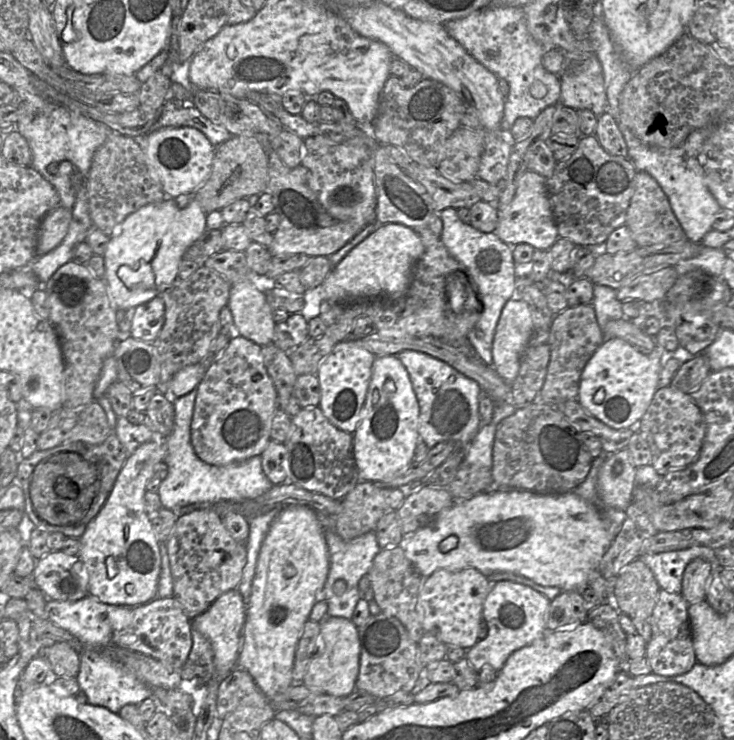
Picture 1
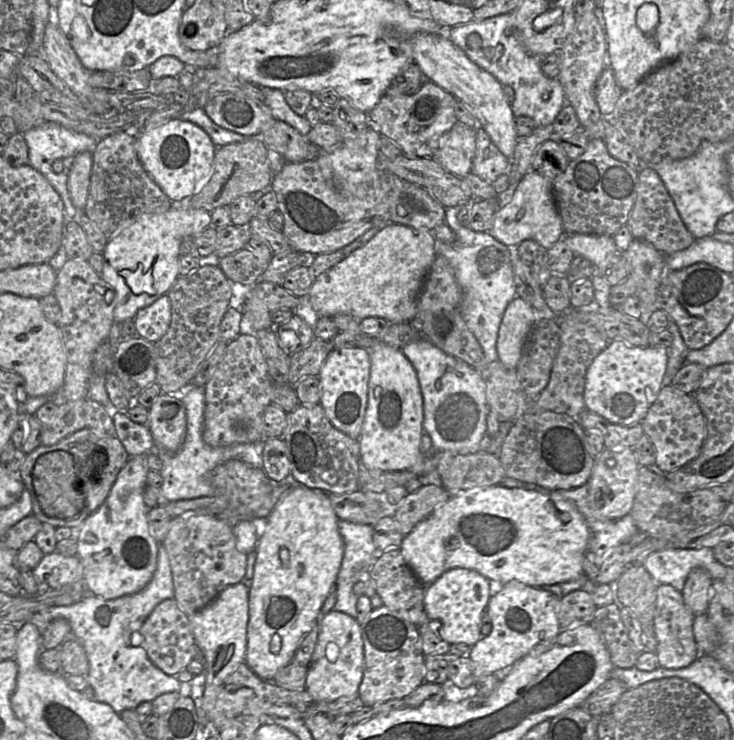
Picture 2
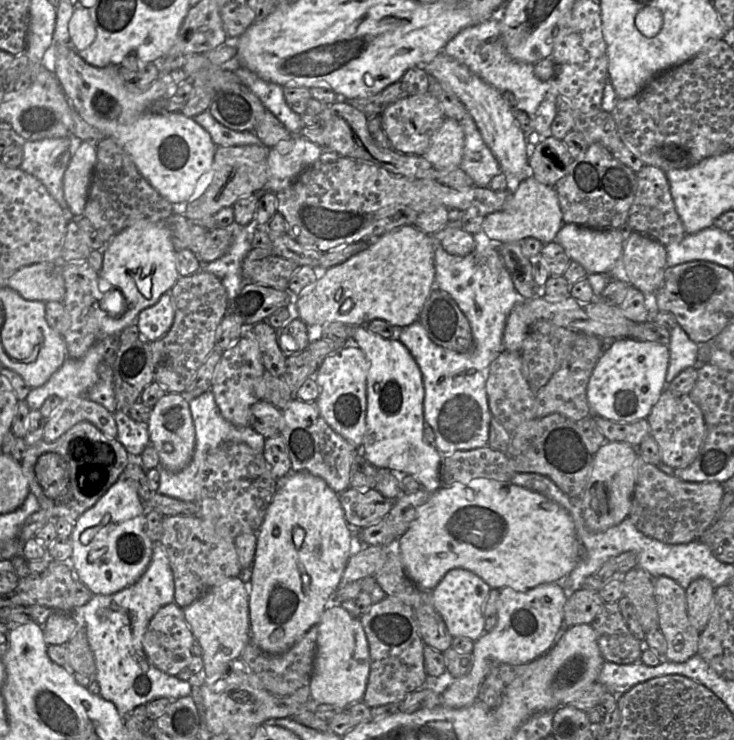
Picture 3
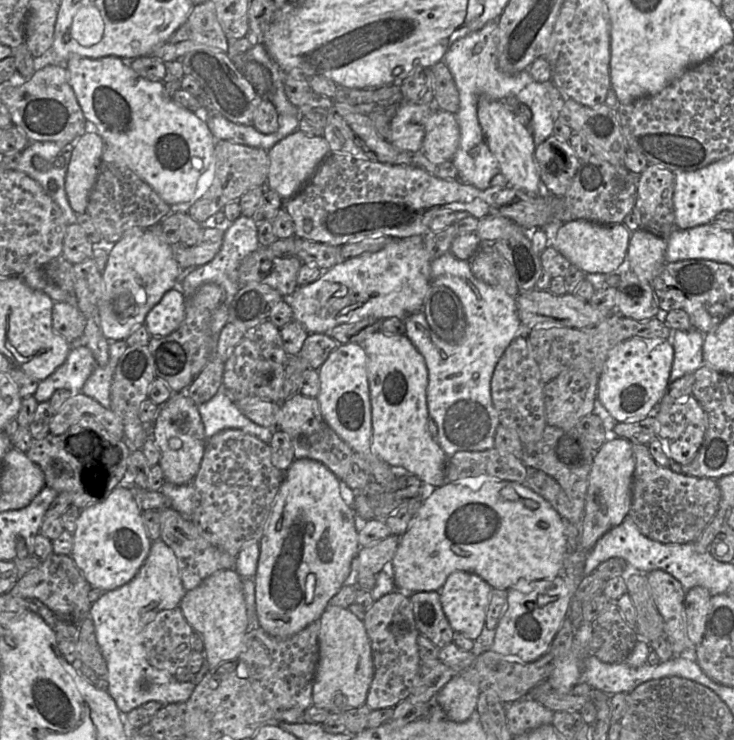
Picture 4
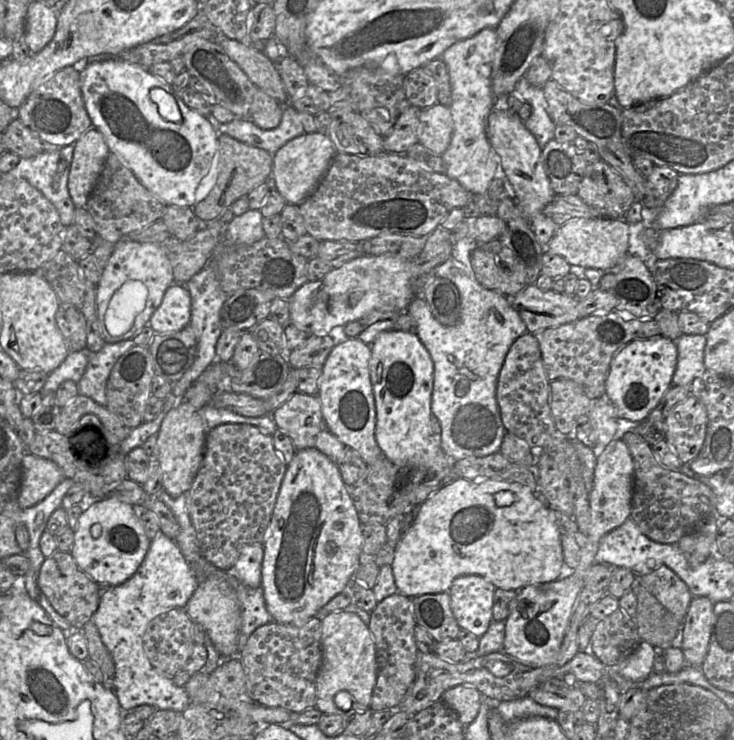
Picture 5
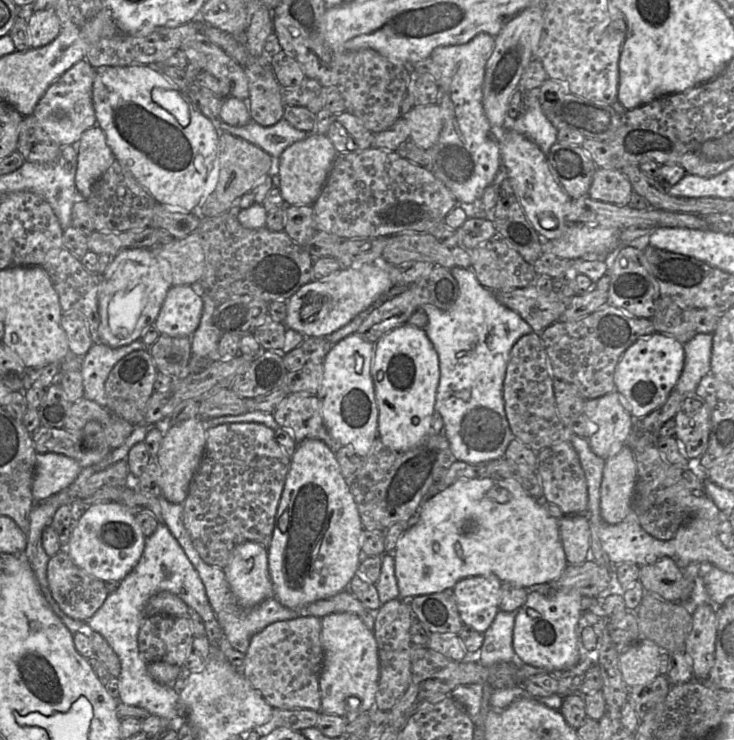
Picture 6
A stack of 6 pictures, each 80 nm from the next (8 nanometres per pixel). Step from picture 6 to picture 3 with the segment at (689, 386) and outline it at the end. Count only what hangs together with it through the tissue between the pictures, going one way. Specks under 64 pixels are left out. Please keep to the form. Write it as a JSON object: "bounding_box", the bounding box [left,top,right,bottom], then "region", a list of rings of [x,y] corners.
{"bounding_box":[666,325,699,386],"region":[[[680,325],[671,329],[666,386],[685,368],[698,366],[698,350],[699,344],[691,340]]]}

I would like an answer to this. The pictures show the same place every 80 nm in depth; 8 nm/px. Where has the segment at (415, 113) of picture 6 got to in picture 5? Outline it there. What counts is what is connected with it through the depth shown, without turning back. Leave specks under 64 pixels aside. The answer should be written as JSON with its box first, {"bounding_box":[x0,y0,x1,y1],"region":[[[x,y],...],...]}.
{"bounding_box":[419,103,453,156],"region":[[[439,103],[421,109],[419,115],[419,143],[441,156],[449,147],[453,134],[453,119],[447,106]]]}

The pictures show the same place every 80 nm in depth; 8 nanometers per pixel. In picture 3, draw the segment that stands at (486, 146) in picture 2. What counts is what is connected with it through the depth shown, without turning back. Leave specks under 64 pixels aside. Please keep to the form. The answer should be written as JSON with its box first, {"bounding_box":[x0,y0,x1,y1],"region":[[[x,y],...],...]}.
{"bounding_box":[459,113,502,187],"region":[[[469,113],[459,123],[465,134],[463,157],[459,167],[472,178],[475,186],[489,187],[491,180],[502,172],[499,162],[485,144]]]}

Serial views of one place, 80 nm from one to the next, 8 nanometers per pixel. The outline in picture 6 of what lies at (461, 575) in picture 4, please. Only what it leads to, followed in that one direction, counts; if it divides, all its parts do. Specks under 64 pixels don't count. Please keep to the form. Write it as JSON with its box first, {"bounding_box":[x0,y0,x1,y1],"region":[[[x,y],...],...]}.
{"bounding_box":[453,575,502,633],"region":[[[495,575],[471,576],[453,587],[461,620],[480,633],[485,633],[500,611],[502,581]]]}

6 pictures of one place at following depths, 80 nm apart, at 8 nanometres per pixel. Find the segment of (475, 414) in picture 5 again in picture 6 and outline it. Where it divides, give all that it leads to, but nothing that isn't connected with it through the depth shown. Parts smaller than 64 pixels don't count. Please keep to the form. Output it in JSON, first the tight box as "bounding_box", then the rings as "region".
{"bounding_box":[421,267,534,464],"region":[[[453,267],[450,271],[459,286],[459,296],[454,306],[447,311],[432,304],[421,307],[428,316],[425,332],[439,356],[440,379],[435,410],[443,418],[444,429],[441,433],[447,437],[454,459],[480,464],[504,457],[507,446],[516,438],[505,414],[503,382],[513,345],[523,335],[534,331],[516,311],[500,303],[494,293],[478,281],[471,268]]]}

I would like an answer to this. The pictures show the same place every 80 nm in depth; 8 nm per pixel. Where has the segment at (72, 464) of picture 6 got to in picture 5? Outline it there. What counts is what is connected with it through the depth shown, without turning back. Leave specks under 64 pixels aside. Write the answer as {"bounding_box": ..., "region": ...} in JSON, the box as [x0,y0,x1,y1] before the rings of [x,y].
{"bounding_box":[18,453,65,509],"region":[[[29,453],[22,459],[18,504],[22,509],[41,502],[65,478],[61,468],[53,461]]]}

